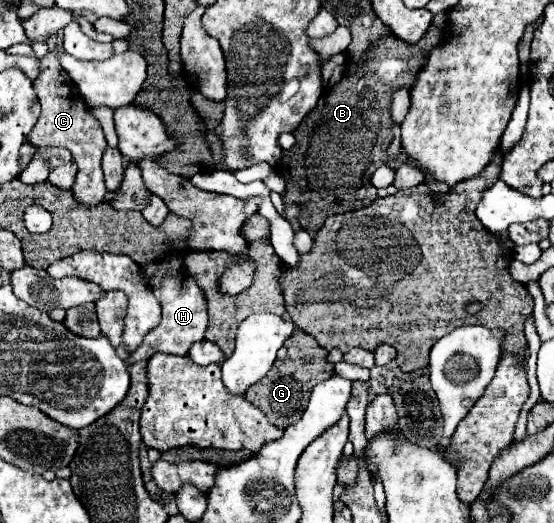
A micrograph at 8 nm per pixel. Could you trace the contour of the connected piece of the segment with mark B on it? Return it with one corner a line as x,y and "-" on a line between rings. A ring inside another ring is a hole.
430,27
426,31
426,35
422,37
422,41
412,45
412,47
396,37
380,39
380,43
368,51
368,59
364,63
366,67
362,65
360,75
364,75
364,73
366,75
362,79
358,79
358,83
356,83
354,71
346,73
338,85
334,85
322,93
316,109
302,121
300,129
296,129
296,133
294,133
296,145
292,149
284,151
284,155
278,163
278,169
282,169
282,171
278,171
278,173
286,181
286,193
282,199
286,199
286,203
294,201
300,207
298,219
300,219
302,229
308,231
308,235
316,237
316,233
324,225
326,217
330,217
334,213
348,213
348,211
362,209
362,207
368,207
370,203
374,203
376,201
376,187
372,185
370,177
380,165
394,163
394,167
400,167
402,163
412,161
410,155
404,151
400,151
398,157
394,157
394,159
388,155
388,147
394,139
392,127
396,125
392,121
392,115
390,115
390,101
398,89
402,89
402,87
410,89
414,85
418,71
426,65
430,51
442,43
442,37
444,35
440,29

